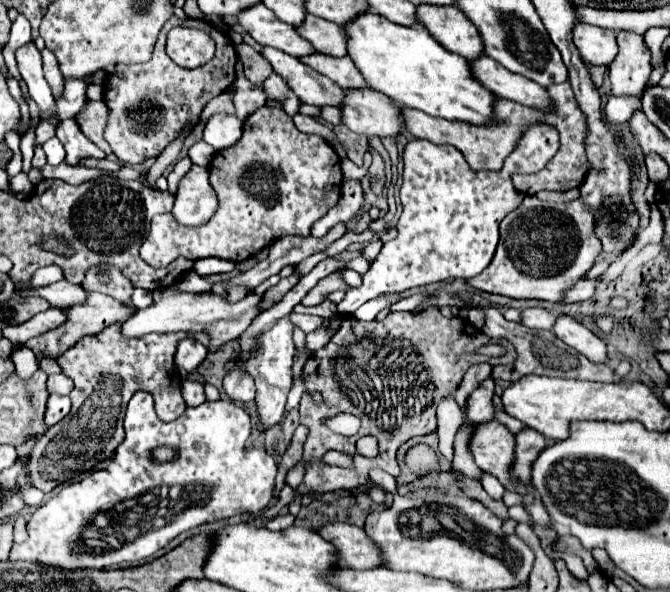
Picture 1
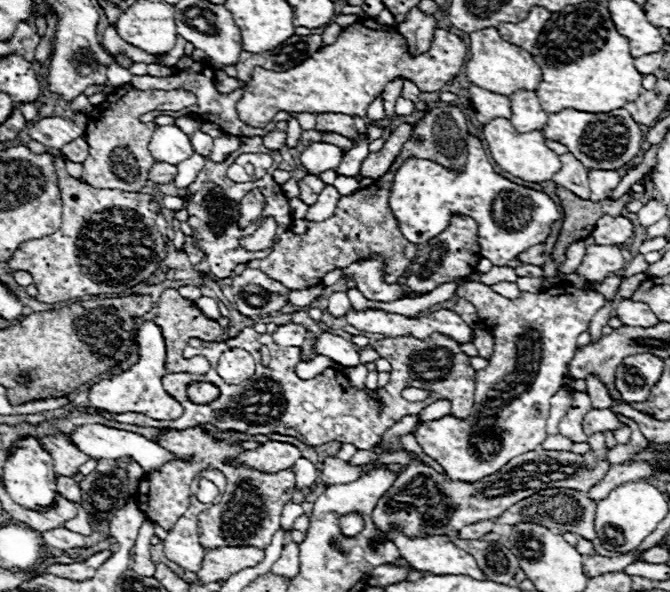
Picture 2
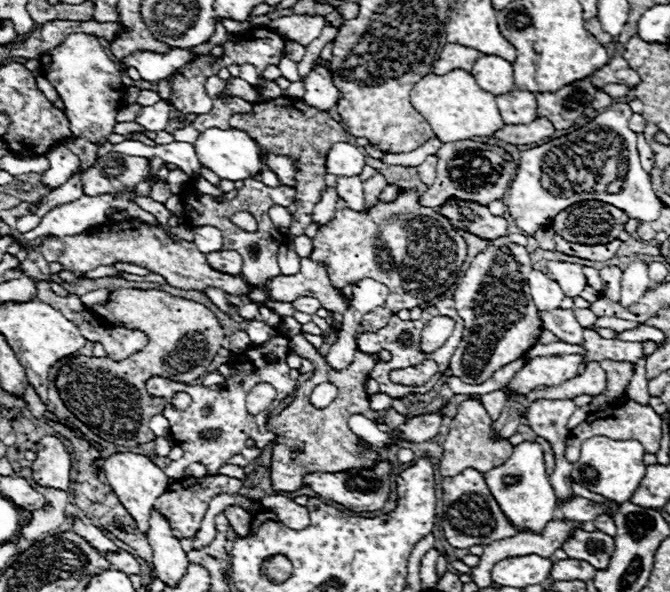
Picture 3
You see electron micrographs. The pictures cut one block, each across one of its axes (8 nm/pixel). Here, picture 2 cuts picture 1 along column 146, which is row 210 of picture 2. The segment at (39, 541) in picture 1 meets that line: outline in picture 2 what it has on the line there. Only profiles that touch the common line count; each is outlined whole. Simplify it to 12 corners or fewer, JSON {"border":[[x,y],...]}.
{"border":[[468,134],[458,172],[406,160],[390,208],[424,244],[456,212],[480,254],[506,266],[562,214],[548,194],[496,174]]}

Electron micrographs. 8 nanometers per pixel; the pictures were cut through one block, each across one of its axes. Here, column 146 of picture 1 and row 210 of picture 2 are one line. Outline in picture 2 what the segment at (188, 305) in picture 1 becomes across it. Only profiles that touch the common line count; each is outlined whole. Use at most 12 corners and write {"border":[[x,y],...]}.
{"border":[[326,186],[318,200],[308,208],[304,220],[328,220],[340,194]]}

